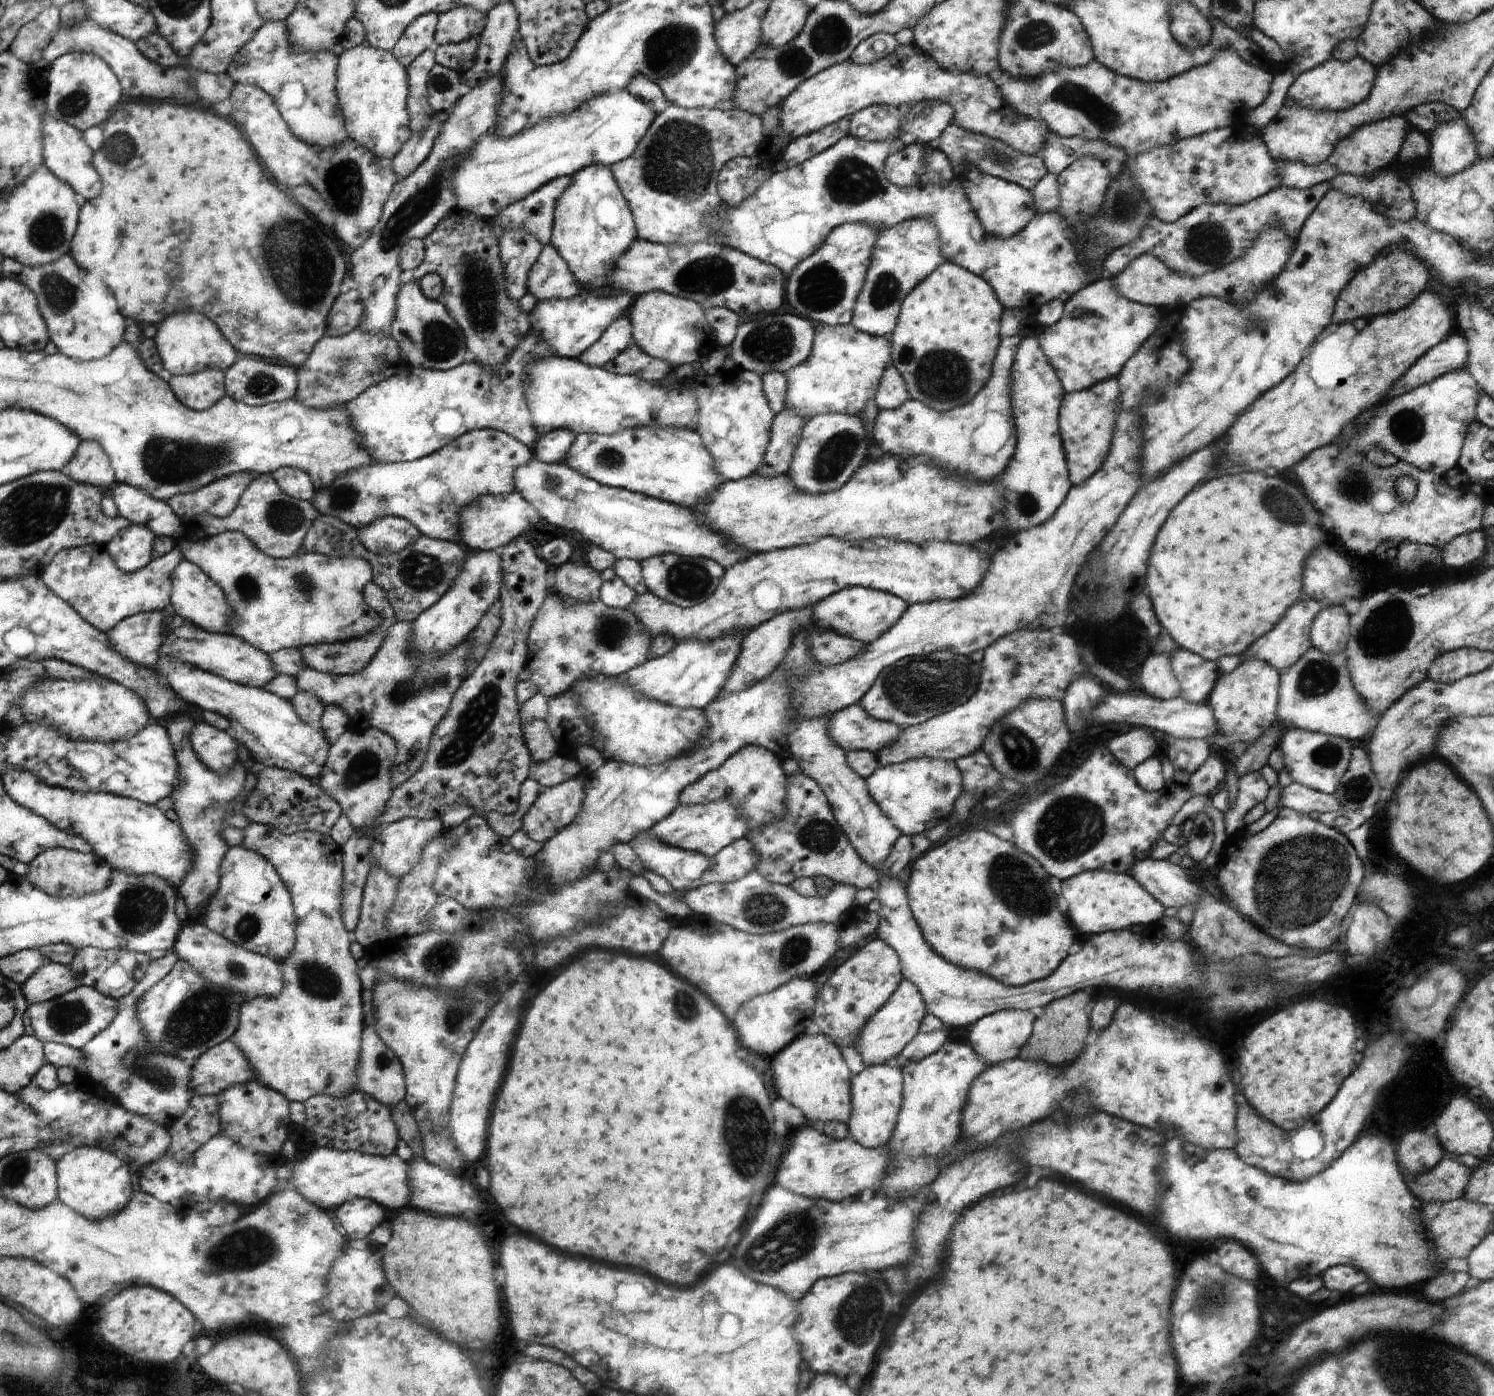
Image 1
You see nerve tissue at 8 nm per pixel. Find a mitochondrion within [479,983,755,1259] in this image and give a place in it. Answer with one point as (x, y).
(686, 1008)

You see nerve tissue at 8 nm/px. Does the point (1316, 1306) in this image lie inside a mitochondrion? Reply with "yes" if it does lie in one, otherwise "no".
no

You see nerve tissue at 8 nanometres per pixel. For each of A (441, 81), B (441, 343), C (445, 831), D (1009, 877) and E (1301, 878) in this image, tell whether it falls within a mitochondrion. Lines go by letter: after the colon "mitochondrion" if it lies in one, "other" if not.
A: mitochondrion
B: mitochondrion
C: other
D: mitochondrion
E: mitochondrion

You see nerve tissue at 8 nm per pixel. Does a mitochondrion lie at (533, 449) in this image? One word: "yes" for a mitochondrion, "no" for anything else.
no

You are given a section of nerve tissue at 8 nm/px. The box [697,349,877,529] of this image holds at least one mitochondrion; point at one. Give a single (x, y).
(837, 454)

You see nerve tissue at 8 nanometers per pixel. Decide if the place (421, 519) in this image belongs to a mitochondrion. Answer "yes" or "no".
no

